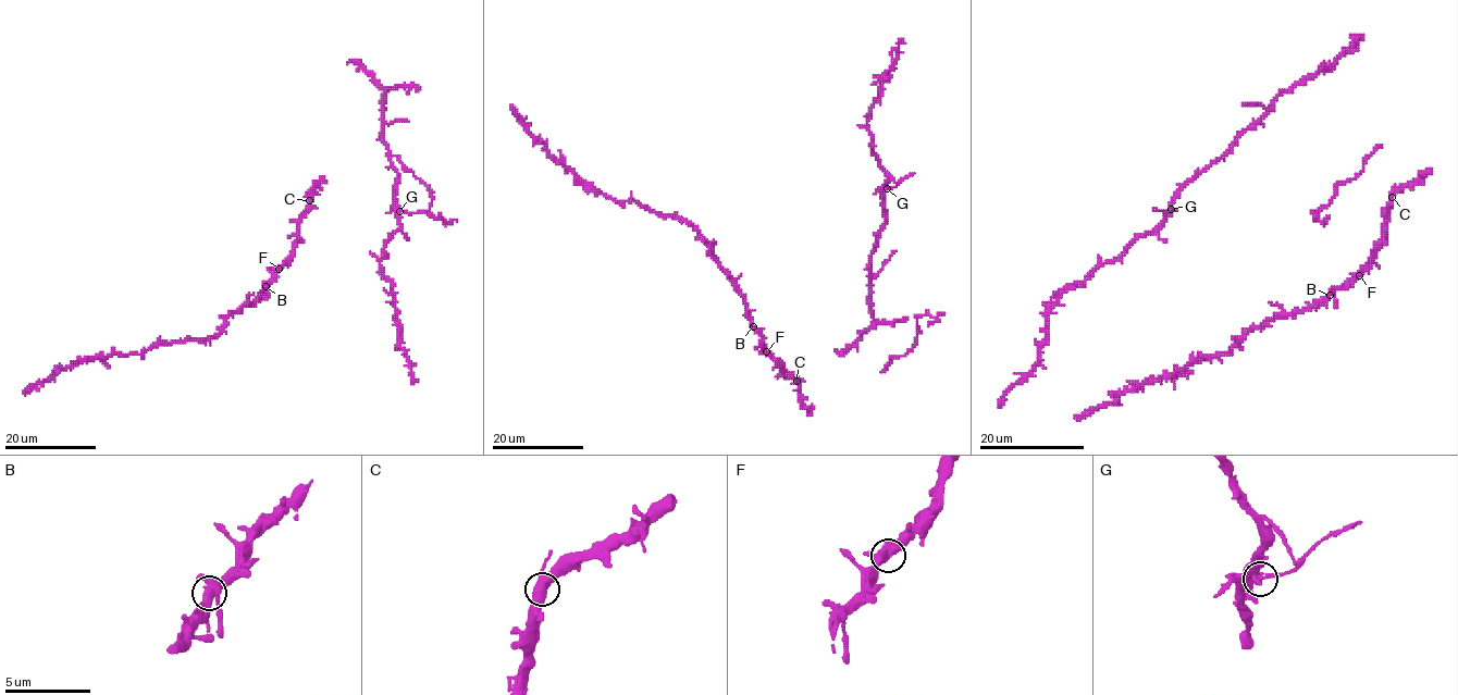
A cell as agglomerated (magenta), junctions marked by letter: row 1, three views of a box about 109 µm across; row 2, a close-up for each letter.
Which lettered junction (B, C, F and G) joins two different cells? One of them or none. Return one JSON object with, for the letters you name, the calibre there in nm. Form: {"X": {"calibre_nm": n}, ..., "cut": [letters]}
{"cut": []}

